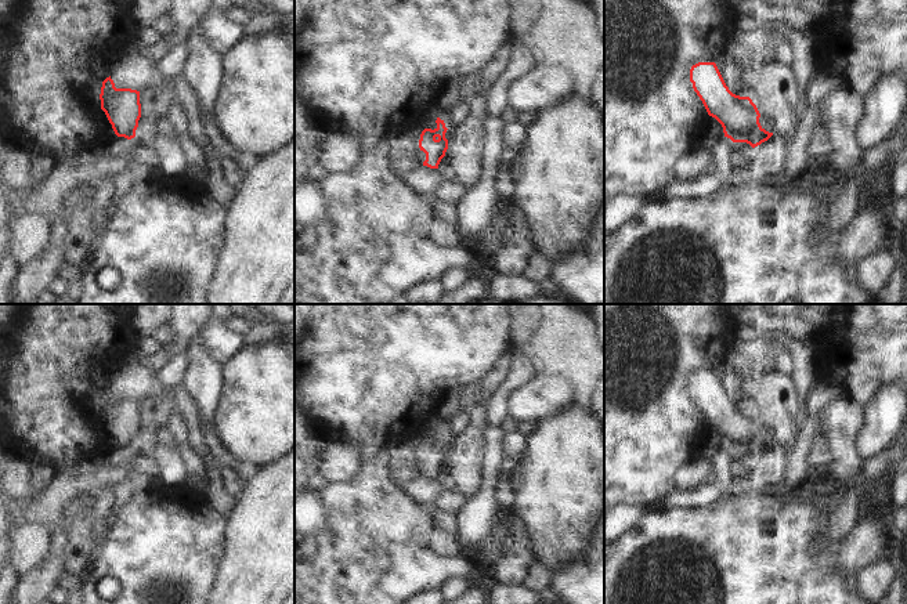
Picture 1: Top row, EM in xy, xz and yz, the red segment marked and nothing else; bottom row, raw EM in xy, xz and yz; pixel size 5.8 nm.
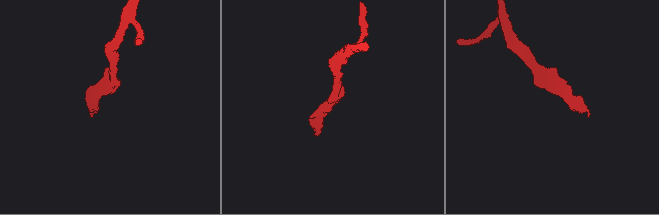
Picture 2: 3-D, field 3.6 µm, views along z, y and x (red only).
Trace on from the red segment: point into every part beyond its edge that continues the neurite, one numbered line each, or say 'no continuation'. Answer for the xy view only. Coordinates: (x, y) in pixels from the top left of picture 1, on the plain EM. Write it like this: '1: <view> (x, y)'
no continuation

